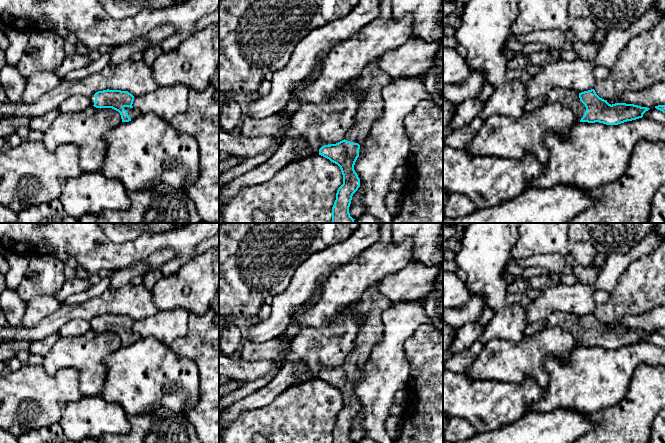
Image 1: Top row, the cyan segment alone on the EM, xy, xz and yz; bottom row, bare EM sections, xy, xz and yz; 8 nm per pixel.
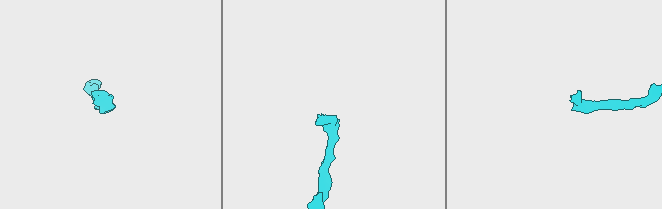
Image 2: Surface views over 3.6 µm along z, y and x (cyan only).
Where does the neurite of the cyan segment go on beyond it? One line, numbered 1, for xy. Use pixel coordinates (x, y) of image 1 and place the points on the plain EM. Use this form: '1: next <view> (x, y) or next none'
1: next xy (133, 337)

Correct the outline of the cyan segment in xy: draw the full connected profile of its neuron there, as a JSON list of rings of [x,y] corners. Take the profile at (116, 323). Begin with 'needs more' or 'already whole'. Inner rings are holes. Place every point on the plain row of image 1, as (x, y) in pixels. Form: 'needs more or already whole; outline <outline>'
needs more; outline [[[109,313],[98,315],[90,324],[96,332],[112,332],[118,335],[121,339],[122,346],[129,346],[141,338],[133,332],[134,320],[128,315]]]

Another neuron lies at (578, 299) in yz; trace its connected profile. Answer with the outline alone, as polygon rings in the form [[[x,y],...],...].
[[[653,230],[627,253],[607,256],[592,286],[580,283],[571,286],[563,283],[548,285],[525,307],[527,323],[544,320],[554,311],[567,312],[578,317],[594,313],[597,305],[594,292],[604,290],[610,293],[630,264],[656,250],[663,241]]]

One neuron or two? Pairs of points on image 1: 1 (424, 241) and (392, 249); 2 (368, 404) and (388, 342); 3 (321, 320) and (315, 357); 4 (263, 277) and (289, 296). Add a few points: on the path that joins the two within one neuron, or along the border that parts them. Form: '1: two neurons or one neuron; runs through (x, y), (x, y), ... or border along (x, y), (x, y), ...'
1: two neurons; border along (392, 240), (395, 242), (411, 240), (412, 260)
2: one neuron; runs through (376, 389), (381, 376), (387, 370), (387, 357)
3: two neurons; border along (339, 314), (325, 326), (305, 327), (301, 330)
4: two neurons; border along (295, 272), (288, 287), (281, 293), (273, 296)

